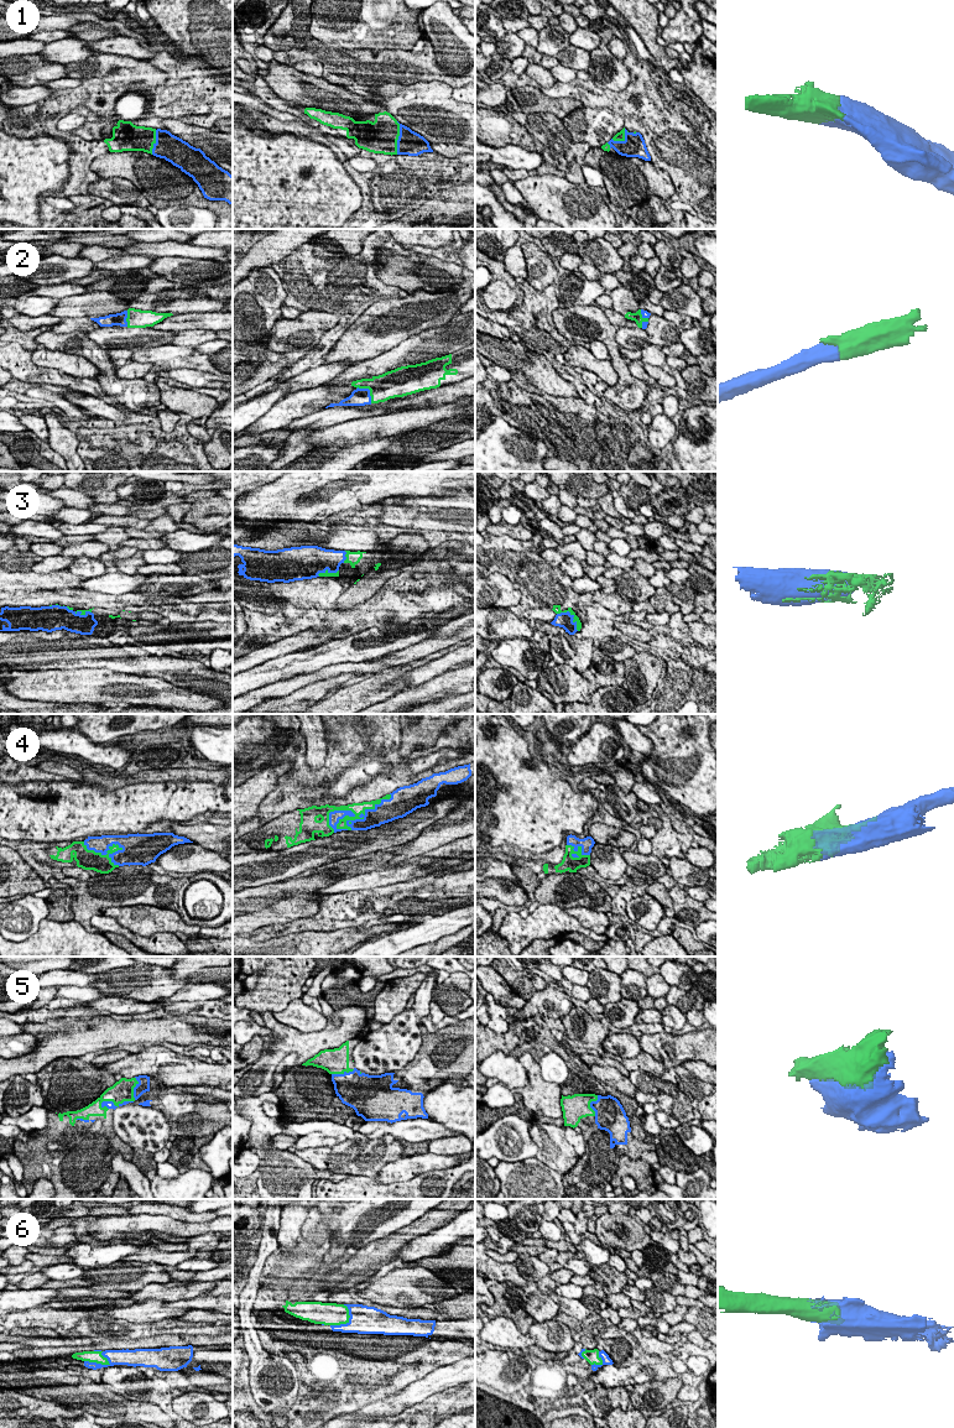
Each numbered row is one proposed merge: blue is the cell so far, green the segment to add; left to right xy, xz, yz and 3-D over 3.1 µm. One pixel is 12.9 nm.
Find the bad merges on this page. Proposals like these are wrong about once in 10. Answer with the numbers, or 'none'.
none

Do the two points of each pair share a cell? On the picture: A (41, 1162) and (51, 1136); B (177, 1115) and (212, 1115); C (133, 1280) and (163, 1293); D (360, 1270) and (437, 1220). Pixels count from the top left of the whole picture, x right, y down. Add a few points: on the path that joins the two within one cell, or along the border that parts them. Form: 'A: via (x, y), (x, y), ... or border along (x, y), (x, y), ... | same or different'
A: via (41, 1156), (41, 1145), (45, 1141) | same
B: via (186, 1115), (203, 1115) | same
C: border along (162, 1282), (150, 1282), (133, 1293) | different
D: via (378, 1250), (417, 1228) | same

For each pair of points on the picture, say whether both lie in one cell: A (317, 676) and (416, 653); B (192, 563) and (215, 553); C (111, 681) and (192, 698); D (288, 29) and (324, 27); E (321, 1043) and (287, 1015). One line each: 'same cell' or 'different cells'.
A: same cell
B: same cell
C: same cell
D: different cells
E: different cells

